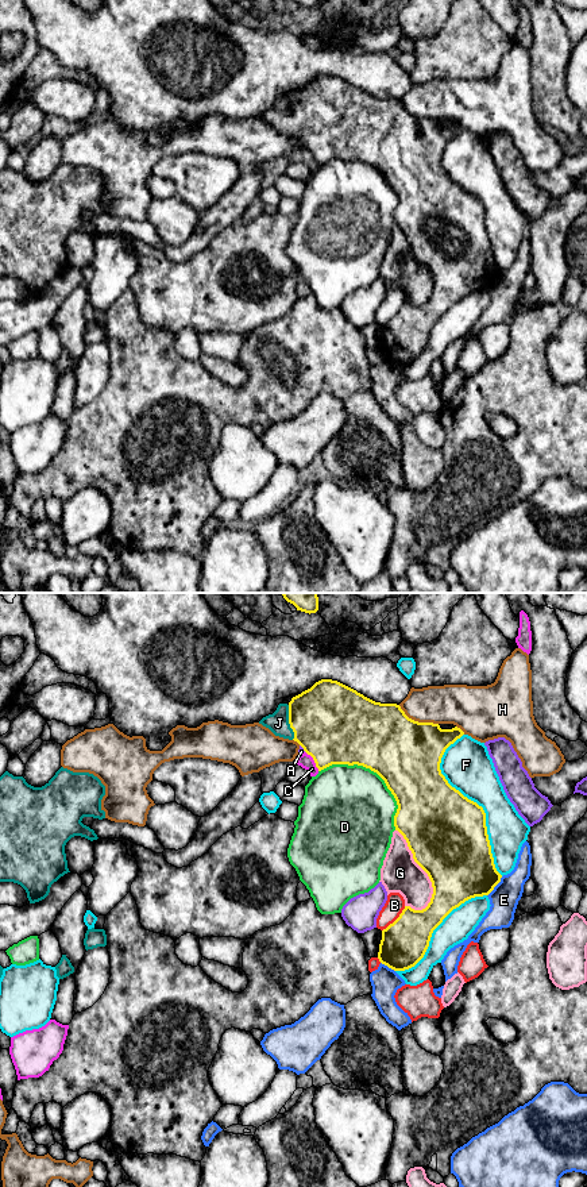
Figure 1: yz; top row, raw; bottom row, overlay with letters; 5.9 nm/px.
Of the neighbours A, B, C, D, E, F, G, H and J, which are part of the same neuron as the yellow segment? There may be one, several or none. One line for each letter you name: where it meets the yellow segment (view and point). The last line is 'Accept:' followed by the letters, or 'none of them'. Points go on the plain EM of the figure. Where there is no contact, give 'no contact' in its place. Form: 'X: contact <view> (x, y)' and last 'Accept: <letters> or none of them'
J: contact yz (289, 118)
Accept: J

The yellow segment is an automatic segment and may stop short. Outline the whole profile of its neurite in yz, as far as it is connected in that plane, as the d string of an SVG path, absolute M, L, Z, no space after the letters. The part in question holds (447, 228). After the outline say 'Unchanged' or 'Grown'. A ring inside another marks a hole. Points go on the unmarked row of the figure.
M321 74L293 92L289 99L279 99L277 105L263 112L259 119L275 131L297 136L313 153L318 166L332 159L363 161L376 167L394 190L398 200L394 211L395 226L406 235L414 257L428 269L433 289L425 304L405 301L399 312L382 325L378 347L382 359L394 366L414 362L424 352L433 325L453 304L471 293L488 290L501 277L502 270L494 259L483 203L452 182L440 165L445 144L464 130L460 123L441 124L439 119L414 116L399 100L375 97L332 74Z. Grown

